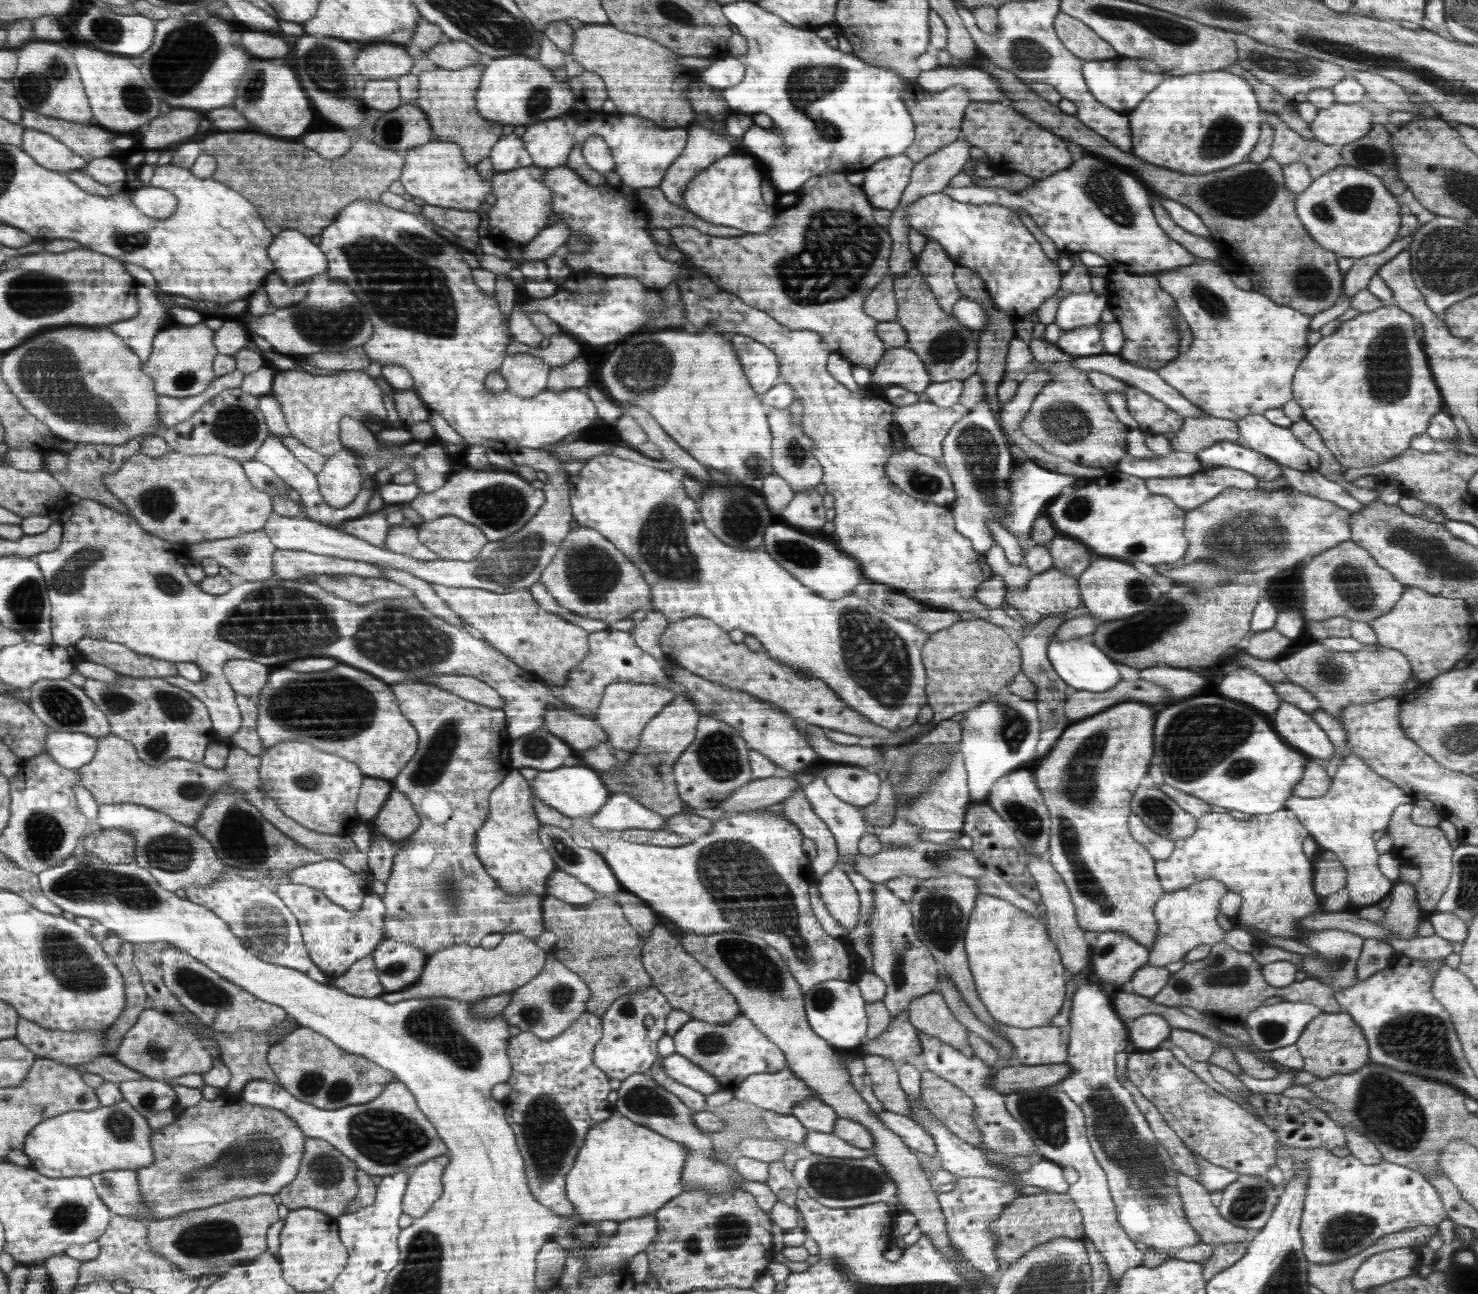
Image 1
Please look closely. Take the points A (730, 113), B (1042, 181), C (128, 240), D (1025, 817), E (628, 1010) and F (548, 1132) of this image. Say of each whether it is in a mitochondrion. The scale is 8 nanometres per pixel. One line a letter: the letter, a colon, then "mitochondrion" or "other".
A: other
B: other
C: mitochondrion
D: mitochondrion
E: mitochondrion
F: mitochondrion

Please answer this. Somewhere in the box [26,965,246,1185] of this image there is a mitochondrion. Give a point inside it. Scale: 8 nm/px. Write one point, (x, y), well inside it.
(121, 1127)

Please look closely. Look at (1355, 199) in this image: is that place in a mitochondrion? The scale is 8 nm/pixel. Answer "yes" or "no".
yes

